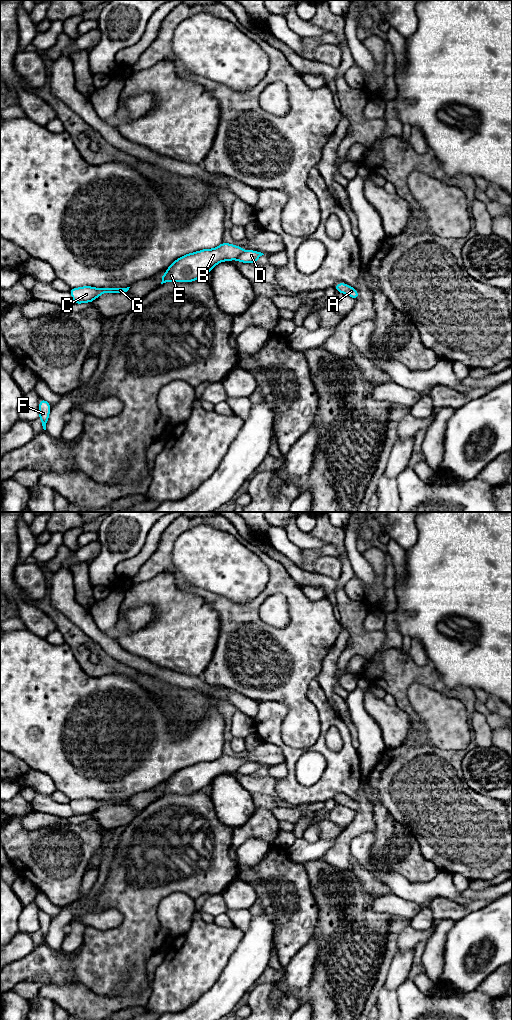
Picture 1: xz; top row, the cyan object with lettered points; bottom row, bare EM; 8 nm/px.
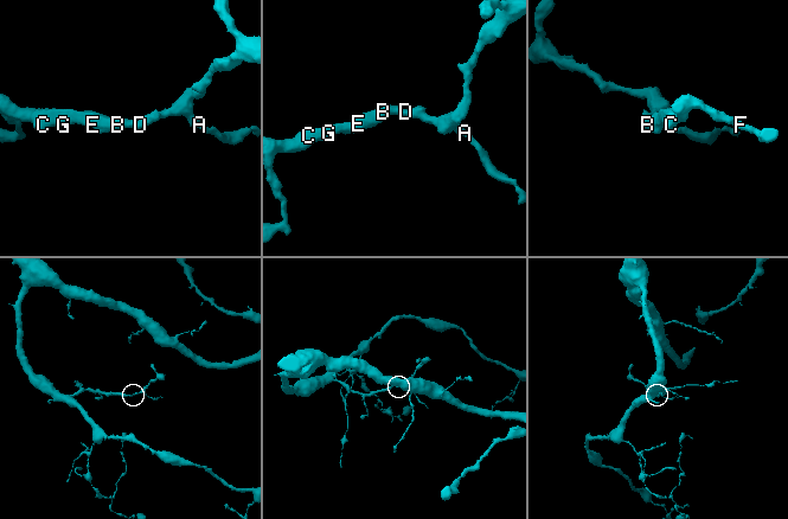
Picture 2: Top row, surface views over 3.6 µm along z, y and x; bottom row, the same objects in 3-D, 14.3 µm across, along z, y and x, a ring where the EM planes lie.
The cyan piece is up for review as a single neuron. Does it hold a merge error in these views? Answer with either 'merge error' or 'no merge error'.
merge error

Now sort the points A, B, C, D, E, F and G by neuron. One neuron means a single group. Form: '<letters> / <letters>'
A D / B C E F G

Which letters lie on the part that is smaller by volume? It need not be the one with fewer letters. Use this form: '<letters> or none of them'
A, D

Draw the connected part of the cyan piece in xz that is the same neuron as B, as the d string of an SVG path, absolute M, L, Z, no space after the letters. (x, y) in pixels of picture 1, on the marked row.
M223 242L217 248L189 253L175 260L165 274L162 282L192 282L211 272L222 261L236 260L242 248Z

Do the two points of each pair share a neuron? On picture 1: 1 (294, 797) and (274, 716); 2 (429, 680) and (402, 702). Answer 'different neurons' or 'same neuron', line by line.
1: same neuron
2: same neuron

